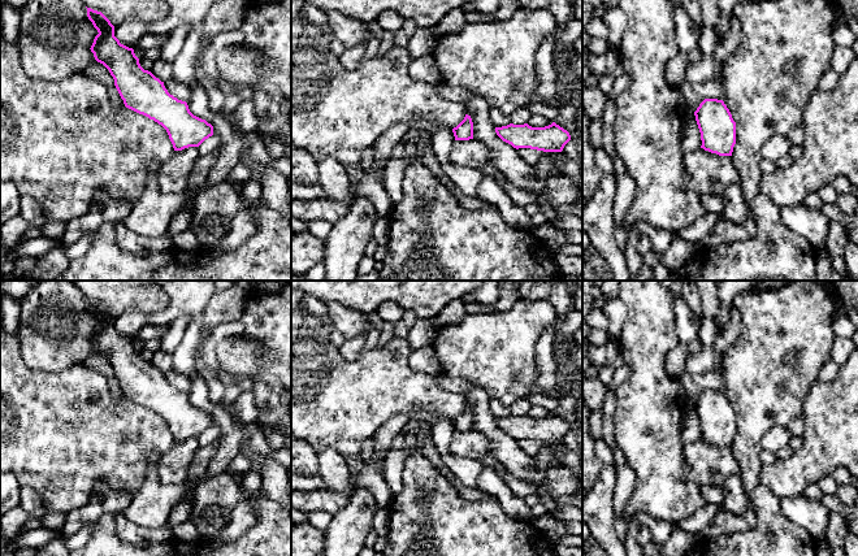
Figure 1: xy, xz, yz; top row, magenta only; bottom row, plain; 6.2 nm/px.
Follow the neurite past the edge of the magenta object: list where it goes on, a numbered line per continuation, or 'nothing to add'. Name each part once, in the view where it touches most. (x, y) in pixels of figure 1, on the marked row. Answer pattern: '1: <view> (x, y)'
nothing to add

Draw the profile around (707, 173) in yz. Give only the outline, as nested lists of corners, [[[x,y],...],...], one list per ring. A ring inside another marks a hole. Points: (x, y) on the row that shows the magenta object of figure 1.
[[[698,148],[684,153],[682,166],[688,174],[684,188],[699,195],[722,196],[728,186],[740,182],[732,156],[719,156]]]

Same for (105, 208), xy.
[[[98,192],[92,207],[81,217],[66,223],[61,239],[61,248],[70,247],[87,234],[96,233],[103,225],[122,222],[131,212],[133,203],[117,199],[108,192]]]

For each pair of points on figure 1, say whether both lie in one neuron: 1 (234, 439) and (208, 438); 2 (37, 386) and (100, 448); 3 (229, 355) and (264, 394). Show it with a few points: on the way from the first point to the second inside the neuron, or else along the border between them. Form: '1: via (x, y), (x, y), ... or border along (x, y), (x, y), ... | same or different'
1: border along (213, 425), (220, 430), (220, 437) | different
2: via (52, 402), (85, 434) | same
3: border along (260, 350), (264, 355), (264, 363), (252, 381) | different

